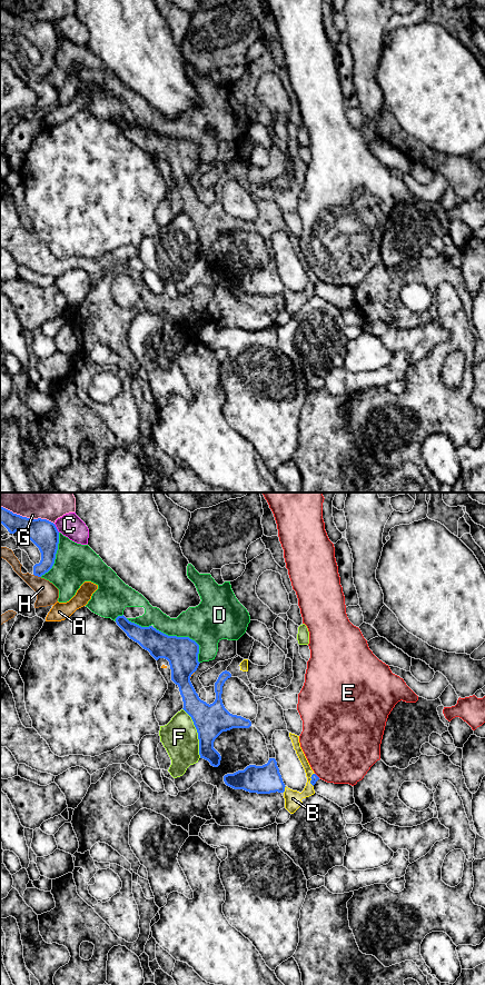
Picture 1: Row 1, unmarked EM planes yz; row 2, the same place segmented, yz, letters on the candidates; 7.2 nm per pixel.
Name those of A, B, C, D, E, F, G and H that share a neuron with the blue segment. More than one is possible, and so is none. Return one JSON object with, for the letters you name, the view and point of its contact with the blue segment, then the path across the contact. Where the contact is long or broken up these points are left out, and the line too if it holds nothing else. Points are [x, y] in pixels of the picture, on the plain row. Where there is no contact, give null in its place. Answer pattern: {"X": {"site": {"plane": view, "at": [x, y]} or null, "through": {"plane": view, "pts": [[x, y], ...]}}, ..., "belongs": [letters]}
{"B": {"site": {"plane": "yz", "at": [284, 291]}}, "belongs": ["B"]}

